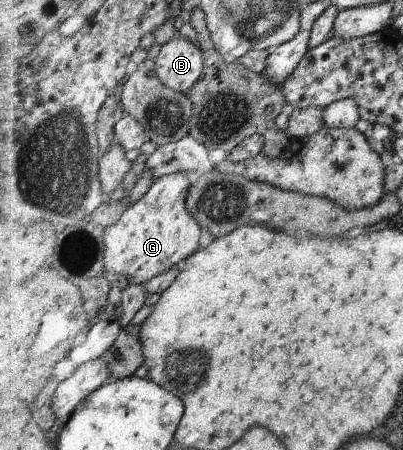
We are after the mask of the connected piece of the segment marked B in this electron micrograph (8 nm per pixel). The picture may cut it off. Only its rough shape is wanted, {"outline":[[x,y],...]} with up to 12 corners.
{"outline":[[178,35],[155,63],[161,81],[190,93],[205,69],[198,44]]}

